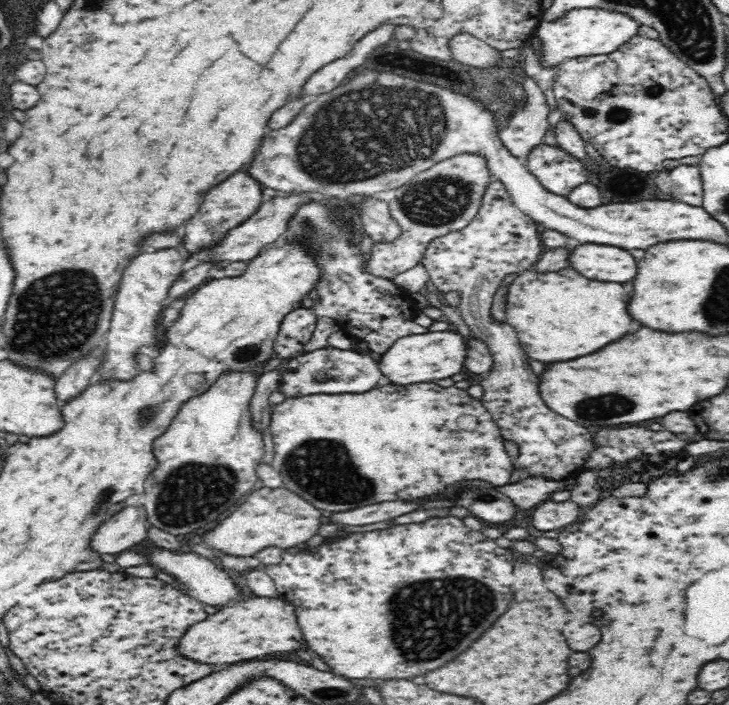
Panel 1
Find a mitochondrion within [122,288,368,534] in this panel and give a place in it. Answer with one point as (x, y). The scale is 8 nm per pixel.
(191, 493)

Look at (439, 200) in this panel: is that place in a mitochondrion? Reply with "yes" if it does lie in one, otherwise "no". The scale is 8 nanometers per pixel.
yes

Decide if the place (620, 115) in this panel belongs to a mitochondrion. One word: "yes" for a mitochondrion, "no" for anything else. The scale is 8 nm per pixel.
yes

